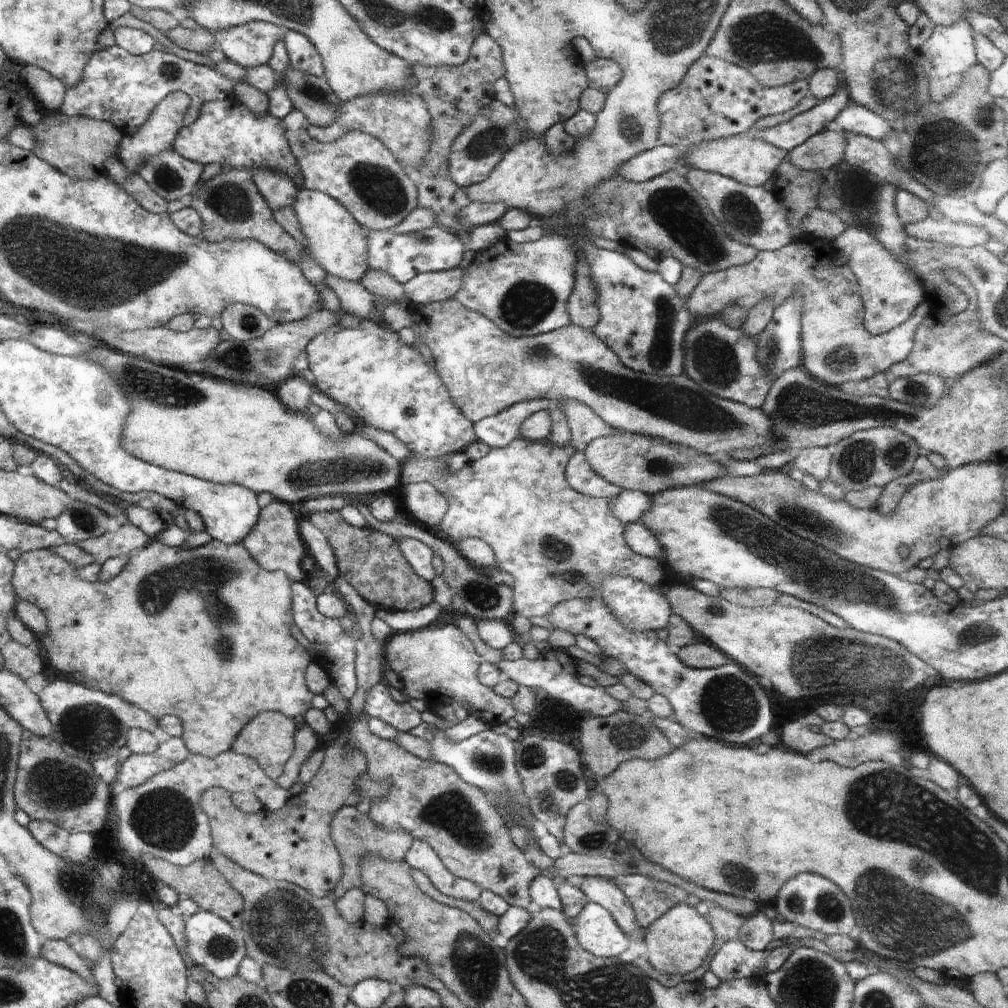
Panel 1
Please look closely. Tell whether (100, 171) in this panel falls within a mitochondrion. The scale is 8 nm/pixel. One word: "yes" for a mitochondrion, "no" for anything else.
no

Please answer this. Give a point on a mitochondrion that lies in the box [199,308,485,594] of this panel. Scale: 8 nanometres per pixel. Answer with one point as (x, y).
(309, 474)

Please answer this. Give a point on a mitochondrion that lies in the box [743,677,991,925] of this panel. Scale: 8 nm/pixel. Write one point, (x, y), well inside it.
(828, 904)

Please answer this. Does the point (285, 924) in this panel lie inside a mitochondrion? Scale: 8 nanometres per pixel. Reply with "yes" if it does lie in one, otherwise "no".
yes

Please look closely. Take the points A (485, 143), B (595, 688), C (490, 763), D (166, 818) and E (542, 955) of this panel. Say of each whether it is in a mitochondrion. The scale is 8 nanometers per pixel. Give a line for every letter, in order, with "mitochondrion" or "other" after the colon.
A: mitochondrion
B: other
C: mitochondrion
D: mitochondrion
E: mitochondrion

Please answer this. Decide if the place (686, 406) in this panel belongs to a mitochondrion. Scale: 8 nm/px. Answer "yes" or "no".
yes

